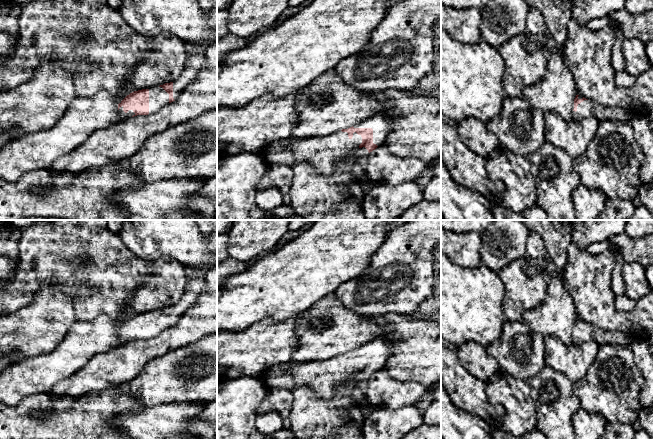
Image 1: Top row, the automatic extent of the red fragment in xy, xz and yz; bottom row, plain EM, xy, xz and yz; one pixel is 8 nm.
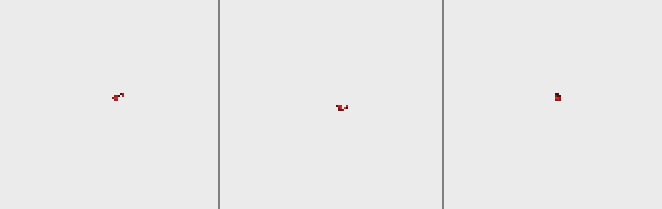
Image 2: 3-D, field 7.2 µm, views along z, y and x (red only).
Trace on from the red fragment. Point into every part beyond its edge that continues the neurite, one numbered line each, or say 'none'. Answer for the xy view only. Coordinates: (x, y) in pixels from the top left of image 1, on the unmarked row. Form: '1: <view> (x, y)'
1: xy (130, 337)

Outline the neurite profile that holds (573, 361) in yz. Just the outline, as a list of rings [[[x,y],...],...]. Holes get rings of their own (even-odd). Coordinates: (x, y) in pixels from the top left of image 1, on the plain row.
[[[552,335],[542,337],[542,341],[545,346],[545,364],[564,374],[573,383],[585,377],[600,349],[595,341],[566,345]]]

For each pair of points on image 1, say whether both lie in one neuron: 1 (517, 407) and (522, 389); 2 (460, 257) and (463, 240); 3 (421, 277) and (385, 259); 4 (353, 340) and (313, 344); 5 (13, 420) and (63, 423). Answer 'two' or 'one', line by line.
1: one
2: one
3: one
4: one
5: one

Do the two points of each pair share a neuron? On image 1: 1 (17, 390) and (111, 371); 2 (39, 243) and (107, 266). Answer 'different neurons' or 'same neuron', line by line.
1: different neurons
2: same neuron

